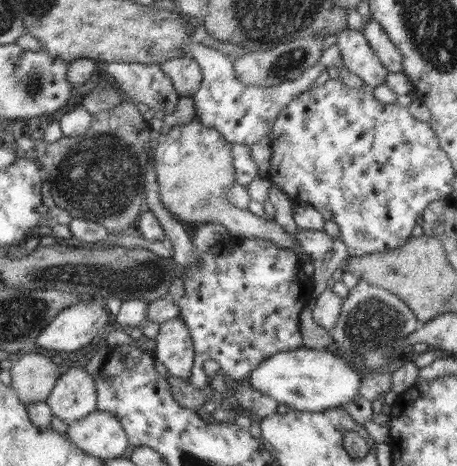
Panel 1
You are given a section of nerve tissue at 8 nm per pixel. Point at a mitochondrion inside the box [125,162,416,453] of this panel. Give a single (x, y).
(370, 328)

